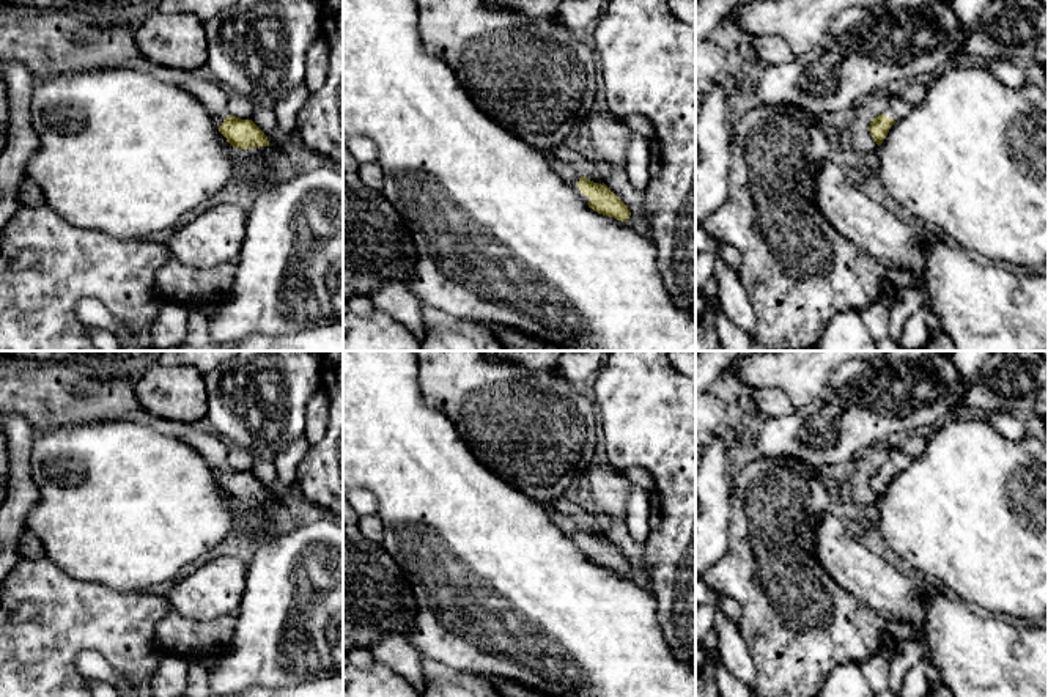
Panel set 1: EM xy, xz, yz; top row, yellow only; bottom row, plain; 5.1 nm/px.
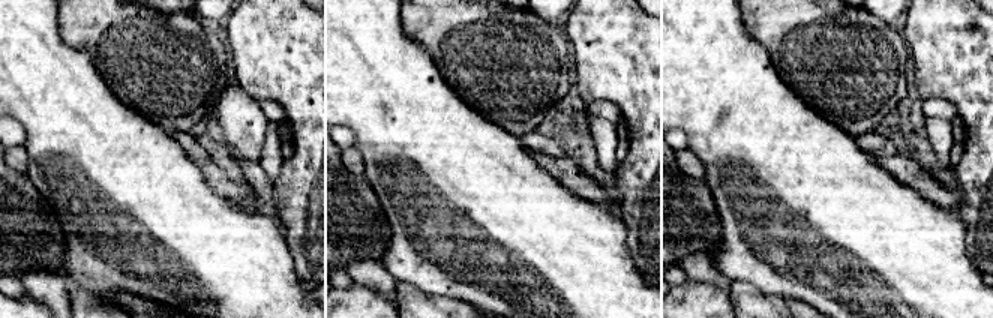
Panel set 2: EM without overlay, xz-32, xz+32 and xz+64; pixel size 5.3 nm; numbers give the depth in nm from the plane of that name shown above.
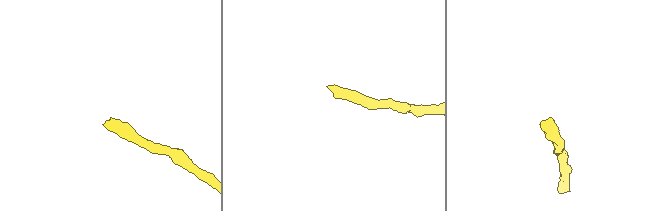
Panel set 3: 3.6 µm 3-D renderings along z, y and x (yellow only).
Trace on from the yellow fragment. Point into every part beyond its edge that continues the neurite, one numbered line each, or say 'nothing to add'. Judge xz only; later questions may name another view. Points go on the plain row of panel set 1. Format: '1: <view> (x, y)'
1: xz (568, 526)

